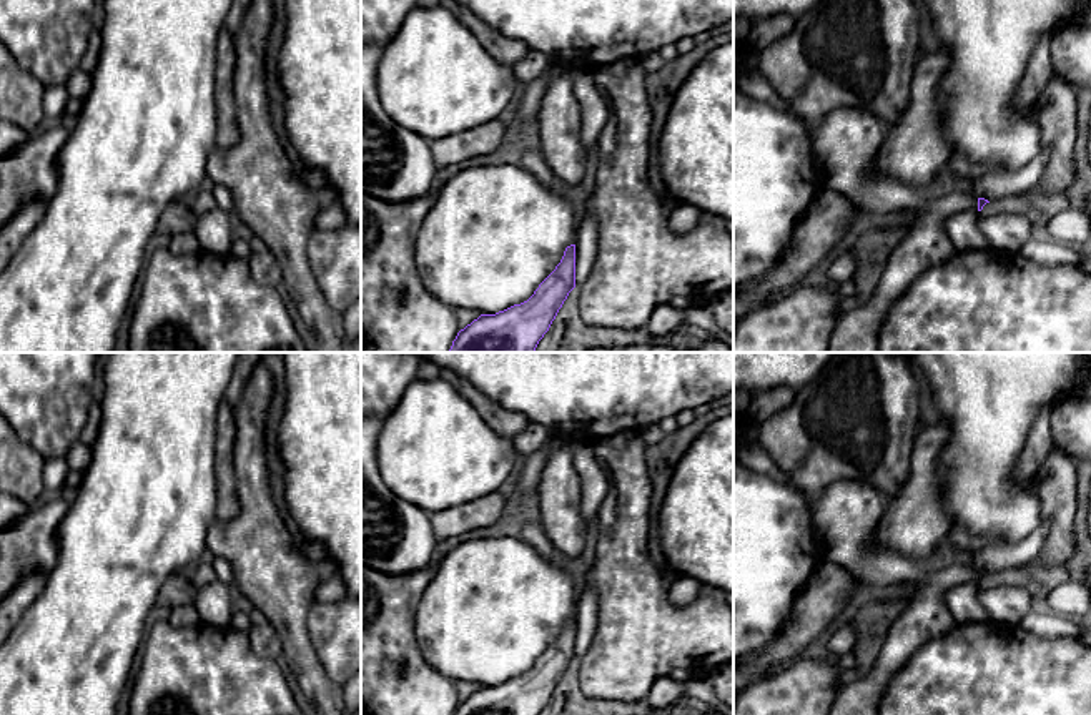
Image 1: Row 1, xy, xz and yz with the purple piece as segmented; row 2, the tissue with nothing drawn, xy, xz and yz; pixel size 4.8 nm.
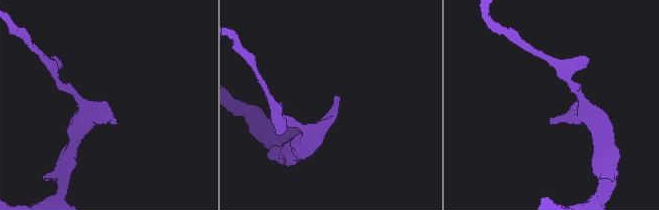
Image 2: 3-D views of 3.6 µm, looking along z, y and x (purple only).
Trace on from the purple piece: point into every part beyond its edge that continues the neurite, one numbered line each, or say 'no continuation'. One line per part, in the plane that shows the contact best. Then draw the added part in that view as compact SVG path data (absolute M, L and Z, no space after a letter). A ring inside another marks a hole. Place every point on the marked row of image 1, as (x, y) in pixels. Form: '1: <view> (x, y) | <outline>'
1: yz (844, 147) | M857 108L833 110L810 138L818 186L845 195L863 213L913 218L870 301L838 316L827 353L880 353L880 329L891 303L923 271L956 253L945 221L955 213L978 210L978 198L966 185L953 185L941 196L923 198L918 188L876 173L875 158L883 138L885 128L878 118Z

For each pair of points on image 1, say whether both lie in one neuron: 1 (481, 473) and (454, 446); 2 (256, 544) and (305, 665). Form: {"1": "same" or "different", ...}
{"1": "same", "2": "same"}

